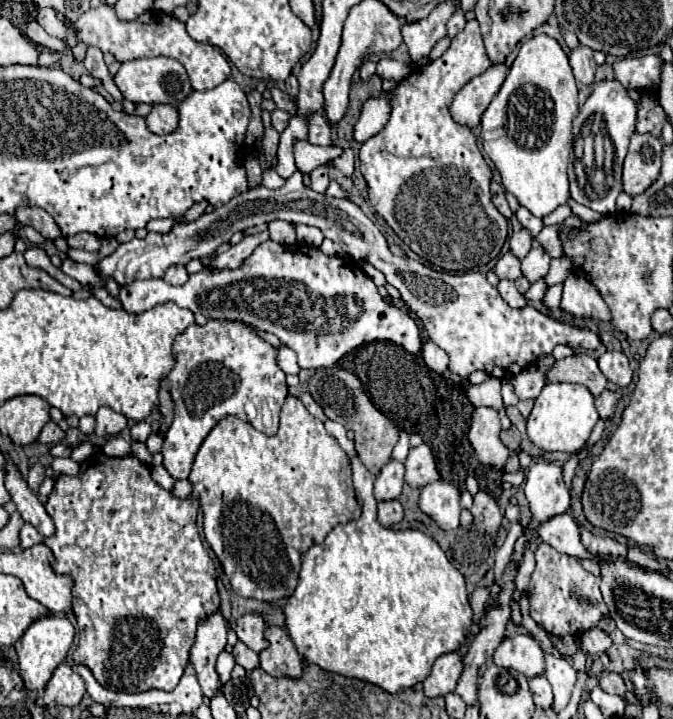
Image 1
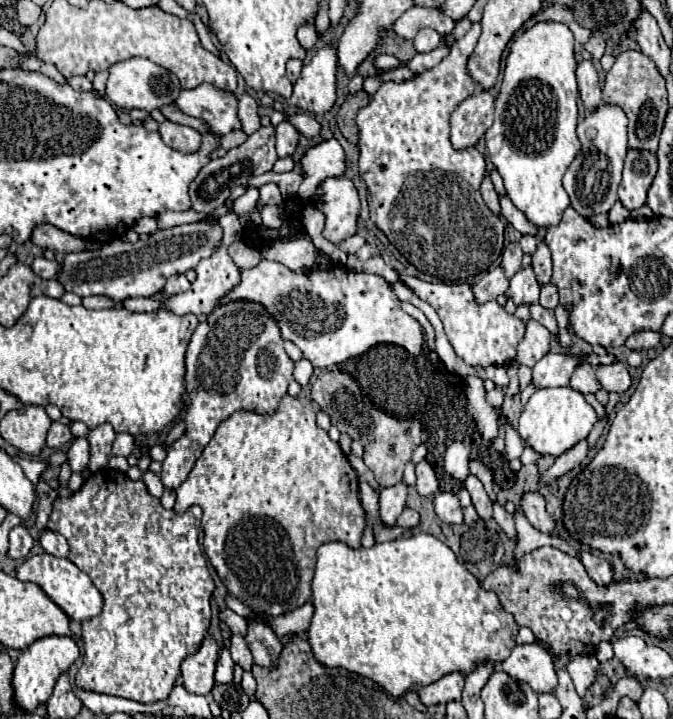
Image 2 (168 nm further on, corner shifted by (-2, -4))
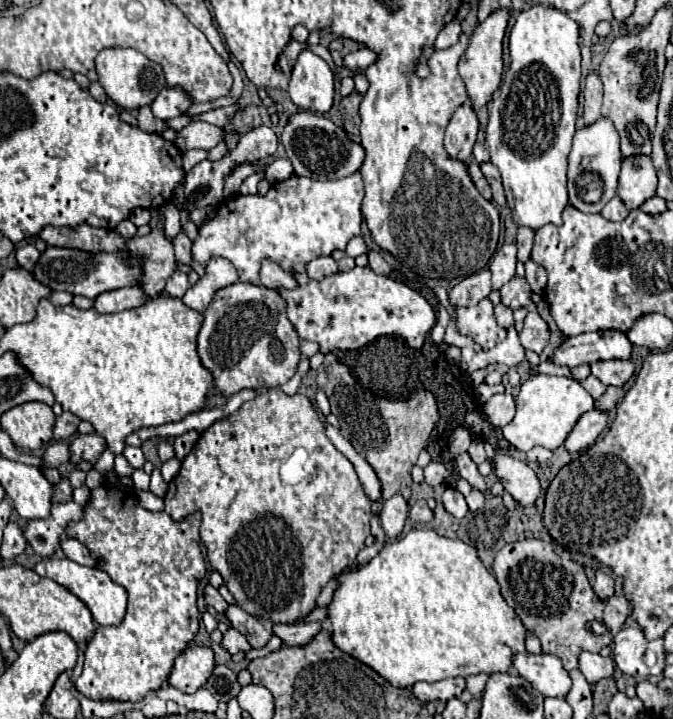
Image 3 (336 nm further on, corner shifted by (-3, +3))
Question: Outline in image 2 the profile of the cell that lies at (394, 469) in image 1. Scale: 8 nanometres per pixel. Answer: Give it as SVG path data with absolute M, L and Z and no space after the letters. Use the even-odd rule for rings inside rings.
M397 482L395 486L381 488L381 494L379 494L379 514L381 514L381 520L387 526L395 524L397 516L405 508L405 498L407 498L407 484L405 482Z

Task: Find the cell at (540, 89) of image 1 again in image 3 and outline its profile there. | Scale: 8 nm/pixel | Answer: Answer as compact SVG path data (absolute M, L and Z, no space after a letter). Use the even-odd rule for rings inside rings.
M556 7L524 9L510 31L510 59L510 69L488 115L486 149L500 169L514 223L536 231L548 223L562 225L560 215L568 205L566 157L576 131L582 59L578 23Z

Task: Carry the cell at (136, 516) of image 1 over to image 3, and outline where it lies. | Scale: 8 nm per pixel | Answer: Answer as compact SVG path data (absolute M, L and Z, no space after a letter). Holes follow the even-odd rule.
M102 485L102 487L98 487L98 489L92 489L92 499L90 499L90 503L84 507L84 519L78 521L78 523L70 523L66 531L68 531L68 537L78 539L80 543L84 543L84 545L92 551L94 557L100 557L100 559L102 559L100 569L106 571L114 583L126 587L126 591L128 591L128 611L126 611L126 617L124 617L122 625L118 625L118 627L96 627L96 633L94 633L94 637L90 639L88 649L86 649L86 653L84 653L84 671L82 671L80 679L76 681L76 689L78 689L82 695L86 695L86 697L90 697L90 699L94 699L94 701L112 699L112 701L132 701L132 703L136 703L136 701L142 701L148 691L156 691L156 689L160 689L160 687L168 681L168 675L170 675L170 671L172 671L174 659L176 659L176 657L188 647L188 643L194 639L194 635L196 635L196 631L198 631L198 623L200 623L200 611L198 611L198 607L196 607L196 591L198 591L198 581L206 575L204 557L202 557L202 553L200 553L200 535L198 535L200 521L202 521L202 517L200 517L198 511L192 513L190 519L180 521L180 523L172 521L164 511L152 513L152 511L144 509L144 507L140 505L138 497L136 497L134 493L128 493L126 487L122 487L122 485Z

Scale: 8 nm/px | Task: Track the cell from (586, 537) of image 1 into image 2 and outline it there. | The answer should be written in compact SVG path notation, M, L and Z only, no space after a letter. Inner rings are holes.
M587 548L587 550L581 550L579 558L581 558L581 562L583 562L587 574L589 574L597 584L605 586L605 584L613 582L613 568L611 568L611 564L609 564L607 558L599 556L597 552L593 552L593 550L589 550L589 548Z

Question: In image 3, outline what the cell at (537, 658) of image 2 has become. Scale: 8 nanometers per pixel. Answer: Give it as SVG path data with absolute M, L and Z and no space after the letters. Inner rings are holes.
M516 655L514 667L544 697L564 699L566 693L570 691L570 675L556 655Z

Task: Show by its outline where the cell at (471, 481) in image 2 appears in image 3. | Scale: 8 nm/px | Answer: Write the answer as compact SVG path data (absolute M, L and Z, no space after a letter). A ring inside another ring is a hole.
M460 453L460 455L454 459L454 463L456 463L456 467L458 467L460 475L462 475L462 477L472 485L472 487L476 487L476 489L480 489L482 493L486 493L486 489L488 489L486 479L478 473L476 463L470 459L470 455L468 455L468 453Z

